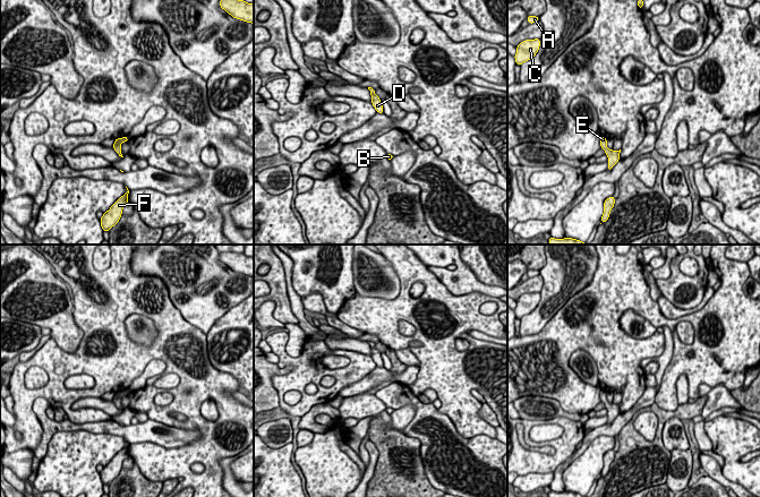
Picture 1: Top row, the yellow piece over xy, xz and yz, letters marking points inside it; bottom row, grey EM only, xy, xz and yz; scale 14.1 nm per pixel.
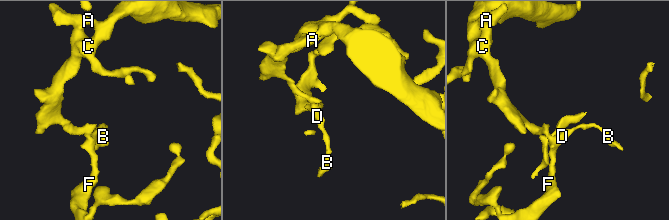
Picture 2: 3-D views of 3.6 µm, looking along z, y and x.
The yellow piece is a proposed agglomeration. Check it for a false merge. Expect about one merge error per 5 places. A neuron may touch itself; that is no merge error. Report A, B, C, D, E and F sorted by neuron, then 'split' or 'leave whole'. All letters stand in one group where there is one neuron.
groups A B C D E F; leave whole

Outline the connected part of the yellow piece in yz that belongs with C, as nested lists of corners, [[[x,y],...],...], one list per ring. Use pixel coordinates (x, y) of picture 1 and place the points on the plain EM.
[[[540,292],[526,293],[516,300],[514,309],[515,318],[521,319],[524,315],[532,312],[540,301]]]

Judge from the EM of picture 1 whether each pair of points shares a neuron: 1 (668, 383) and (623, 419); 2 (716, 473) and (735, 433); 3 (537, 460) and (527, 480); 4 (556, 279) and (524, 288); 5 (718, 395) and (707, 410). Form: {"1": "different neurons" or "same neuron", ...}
{"1": "different neurons", "2": "different neurons", "3": "different neurons", "4": "different neurons", "5": "same neuron"}

